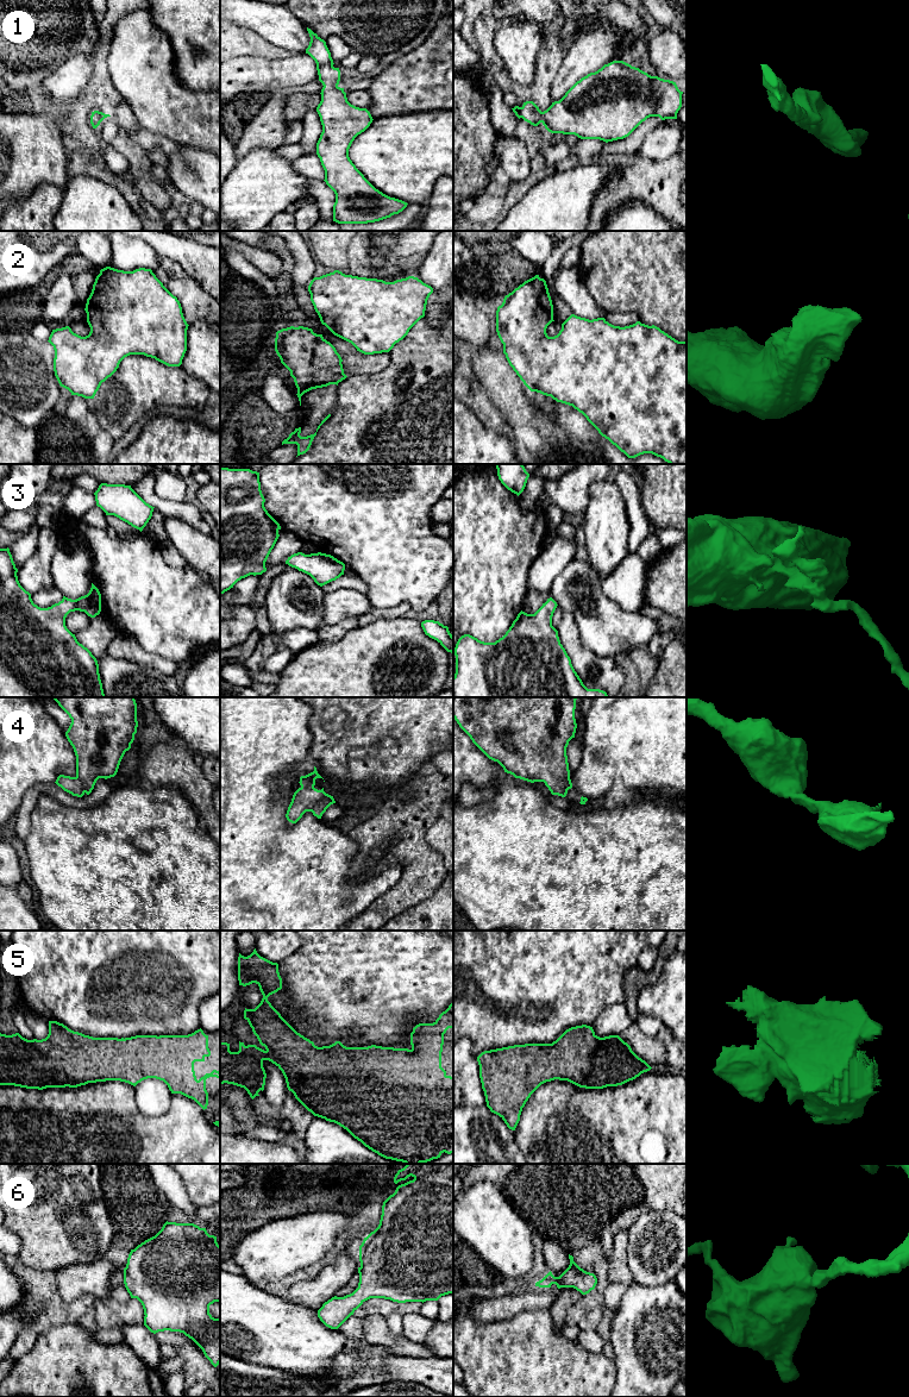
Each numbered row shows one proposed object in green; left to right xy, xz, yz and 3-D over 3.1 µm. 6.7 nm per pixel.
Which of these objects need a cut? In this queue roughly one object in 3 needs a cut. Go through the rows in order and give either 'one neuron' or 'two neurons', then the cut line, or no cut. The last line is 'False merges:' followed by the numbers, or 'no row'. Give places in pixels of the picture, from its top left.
1: one neuron; no cut
2: one neuron; no cut
3: one neuron; no cut
4: one neuron; no cut
5: one neuron; no cut
6: one neuron; no cut
False merges: no row

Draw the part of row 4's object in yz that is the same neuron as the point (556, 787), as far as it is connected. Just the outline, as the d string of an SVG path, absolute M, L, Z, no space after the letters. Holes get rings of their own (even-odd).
M453 697L453 719L459 727L470 737L472 743L491 760L497 762L504 772L531 783L544 782L552 795L565 797L572 788L570 770L566 756L569 741L575 738L577 723L575 719L577 697Z

